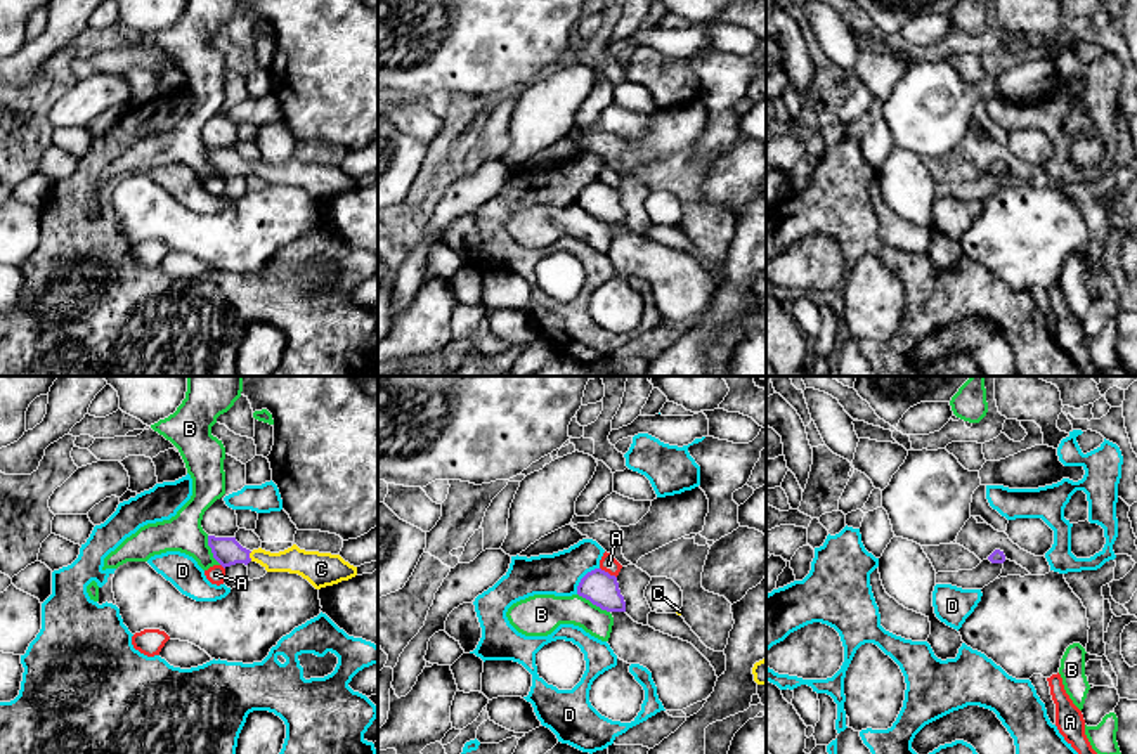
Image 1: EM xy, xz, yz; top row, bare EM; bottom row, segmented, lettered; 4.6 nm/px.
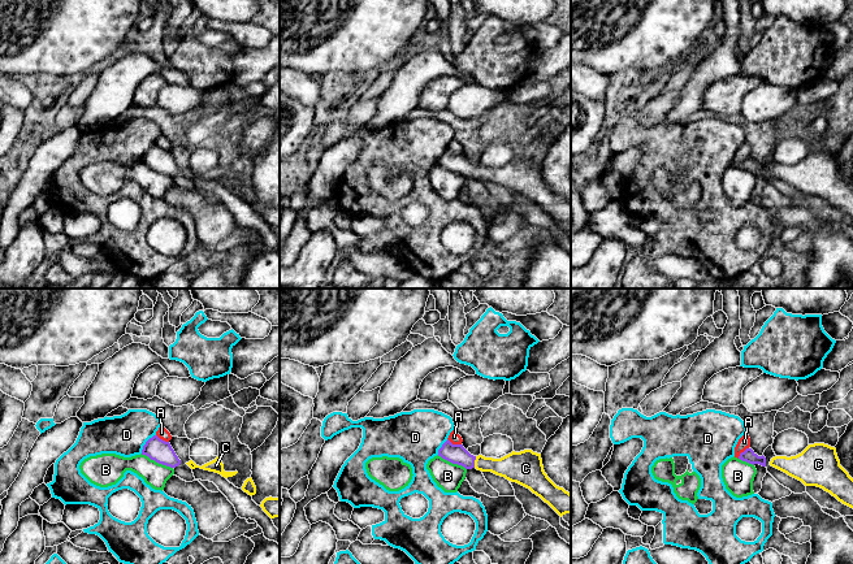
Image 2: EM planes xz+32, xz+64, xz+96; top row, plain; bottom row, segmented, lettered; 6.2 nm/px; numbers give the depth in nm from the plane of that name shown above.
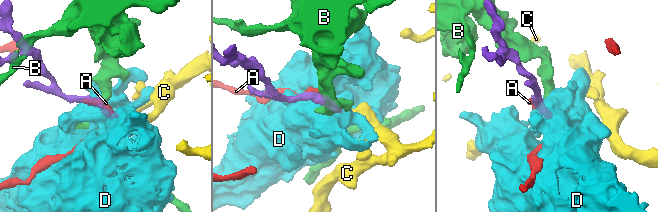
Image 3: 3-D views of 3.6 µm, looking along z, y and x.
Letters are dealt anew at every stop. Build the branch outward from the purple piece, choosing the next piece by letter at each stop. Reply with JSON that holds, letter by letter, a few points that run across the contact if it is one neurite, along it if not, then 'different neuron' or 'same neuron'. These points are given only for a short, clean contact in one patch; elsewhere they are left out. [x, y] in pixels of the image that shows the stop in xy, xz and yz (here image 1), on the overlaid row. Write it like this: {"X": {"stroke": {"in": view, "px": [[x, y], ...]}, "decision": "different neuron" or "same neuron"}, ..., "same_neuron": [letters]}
{"A": {"decision": "different neuron"}, "B": {"stroke": {"in": "xz", "px": [[578, 593], [609, 612]]}, "decision": "different neuron"}, "C": {"stroke": {"in": "xy", "px": [[227, 552], [248, 557], [293, 560]]}, "decision": "same neuron"}, "D": {"stroke": {"in": "xz", "px": [[598, 567], [581, 579], [576, 593]]}, "decision": "different neuron"}, "same_neuron": ["C"]}

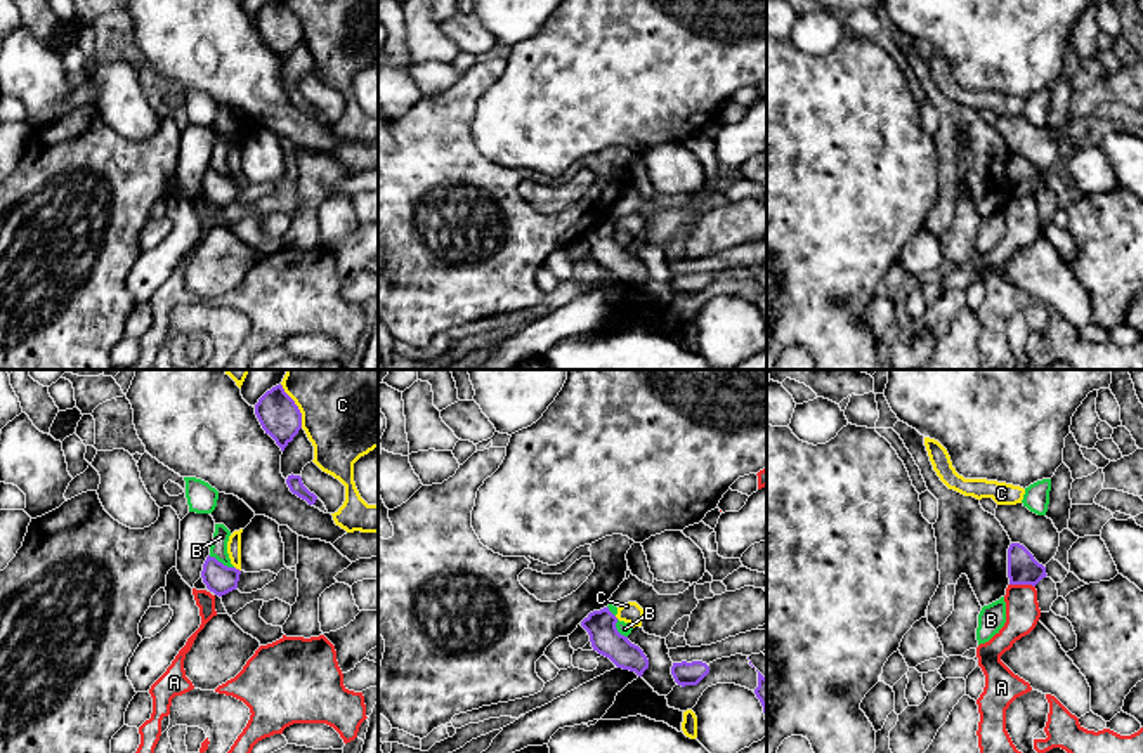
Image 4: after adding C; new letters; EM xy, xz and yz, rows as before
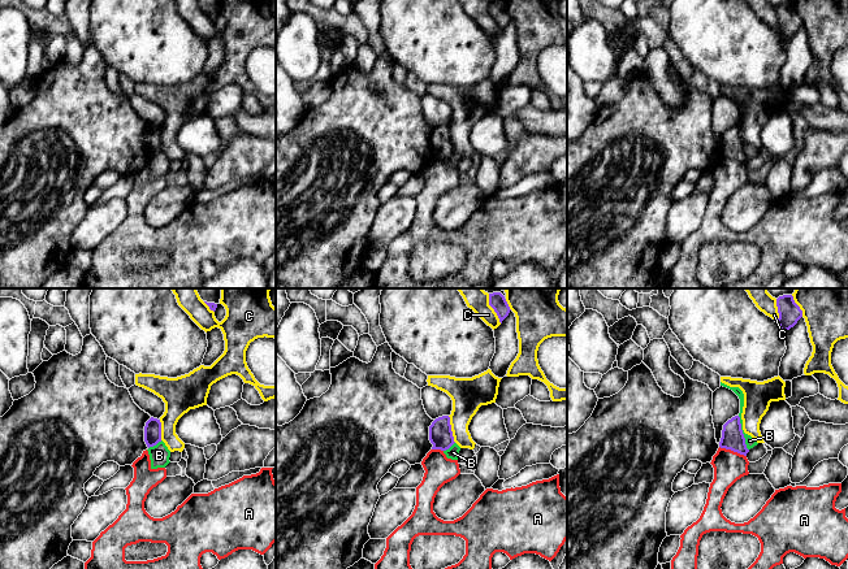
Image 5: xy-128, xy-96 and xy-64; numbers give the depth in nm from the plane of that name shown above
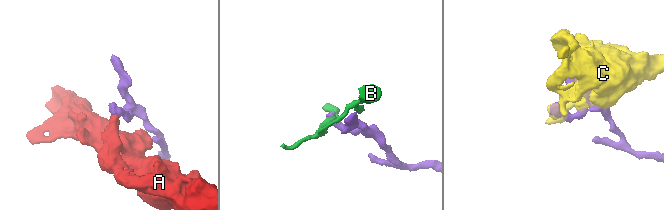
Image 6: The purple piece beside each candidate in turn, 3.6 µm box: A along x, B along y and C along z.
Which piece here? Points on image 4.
{"A": {"stroke": {"in": "yz", "px": [[1010, 583], [1031, 583], [1034, 587]]}, "decision": "different neuron"}, "B": {"stroke": {"in": "xy", "px": [[209, 556], [233, 568]]}, "decision": "different neuron"}, "C": {"decision": "different neuron"}, "same_neuron": []}

